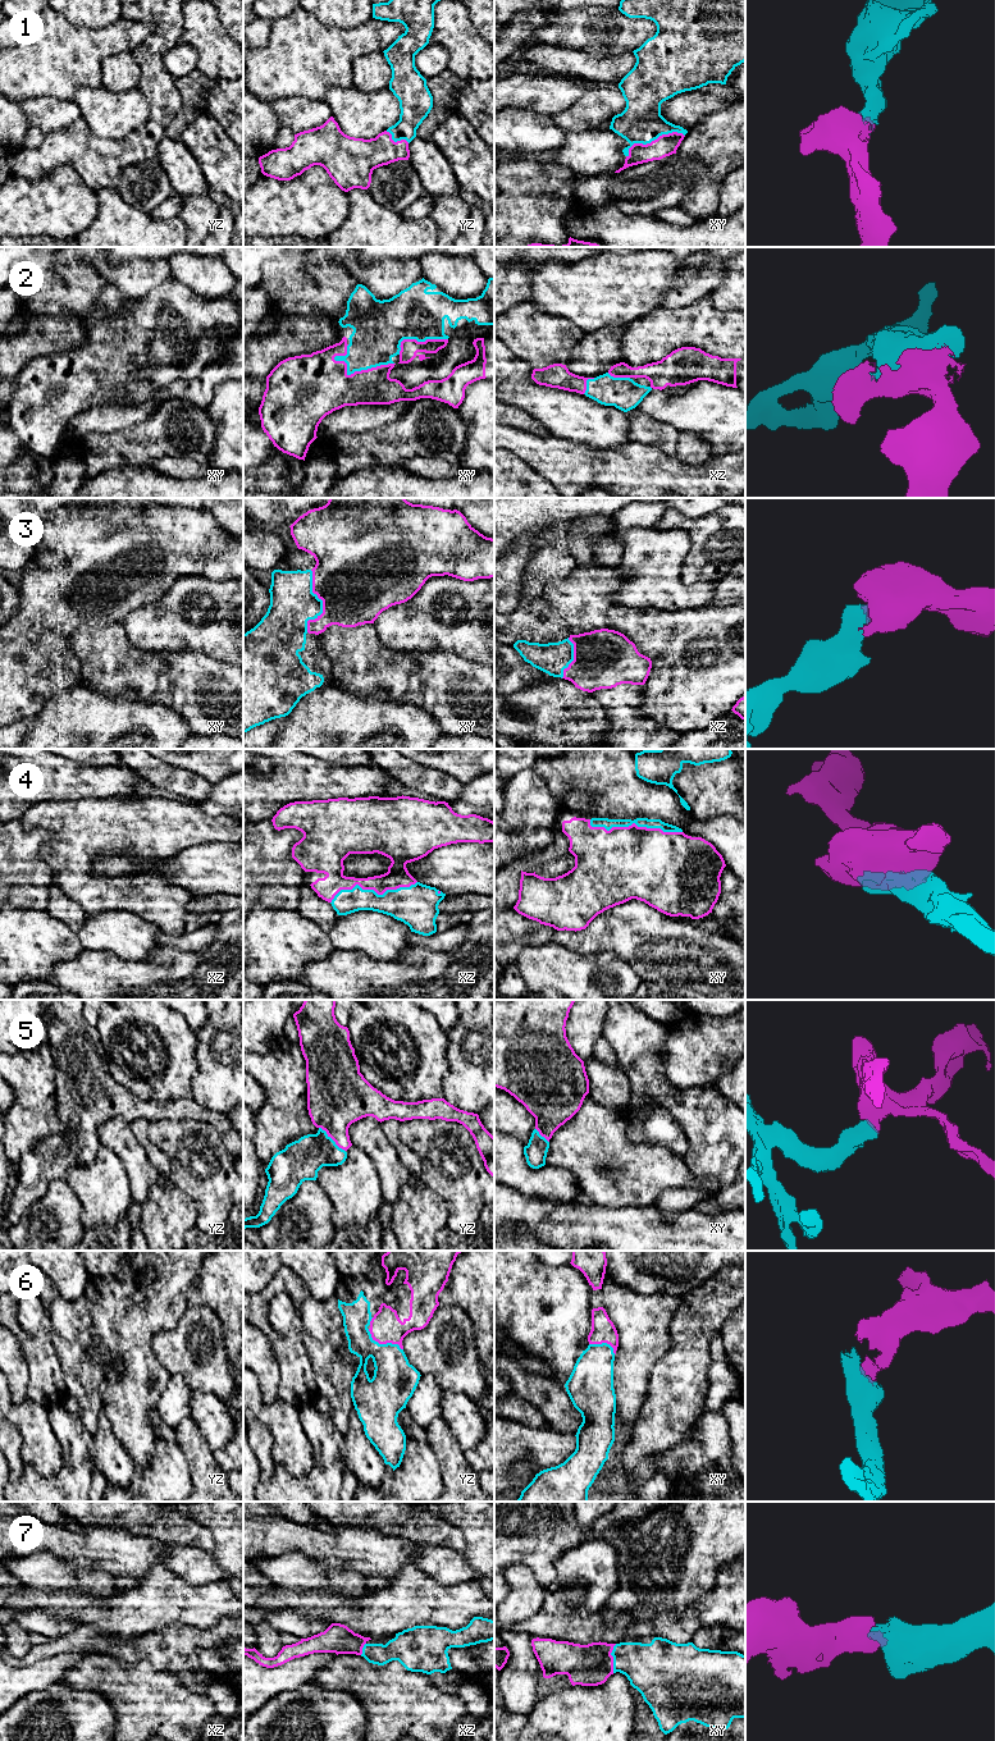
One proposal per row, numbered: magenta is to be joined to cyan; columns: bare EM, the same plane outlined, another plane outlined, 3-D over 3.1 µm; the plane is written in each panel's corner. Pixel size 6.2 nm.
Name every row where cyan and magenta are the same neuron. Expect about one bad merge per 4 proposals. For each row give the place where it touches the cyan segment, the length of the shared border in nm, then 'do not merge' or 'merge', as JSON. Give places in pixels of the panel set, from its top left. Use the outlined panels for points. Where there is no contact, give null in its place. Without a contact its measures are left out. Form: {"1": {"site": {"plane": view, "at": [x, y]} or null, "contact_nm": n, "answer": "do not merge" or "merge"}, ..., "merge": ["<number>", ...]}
{"1": {"site": {"plane": "xy", "at": [652, 140]}, "contact_nm": 400, "answer": "merge"}, "2": {"site": {"plane": "xy", "at": [360, 370]}, "contact_nm": 380, "answer": "merge"}, "3": {"site": {"plane": "xy", "at": [322, 603]}, "contact_nm": 400, "answer": "merge"}, "4": {"site": {"plane": "xy", "at": [634, 822]}, "contact_nm": 600, "answer": "merge"}, "5": {"site": {"plane": "yz", "at": [332, 1139]}, "contact_nm": 220, "answer": "merge"}, "6": {"site": {"plane": "yz", "at": [383, 1344]}, "contact_nm": 260, "answer": "merge"}, "7": {"site": {"plane": "xy", "at": [614, 1658]}, "contact_nm": 190, "answer": "merge"}, "merge": ["1", "2", "3", "4", "5", "6", "7"]}

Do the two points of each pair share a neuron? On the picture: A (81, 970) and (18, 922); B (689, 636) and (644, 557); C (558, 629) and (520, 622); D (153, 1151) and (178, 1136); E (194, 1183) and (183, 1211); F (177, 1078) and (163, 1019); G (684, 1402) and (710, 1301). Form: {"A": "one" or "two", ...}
{"A": "two", "B": "two", "C": "one", "D": "two", "E": "two", "F": "one", "G": "one"}

